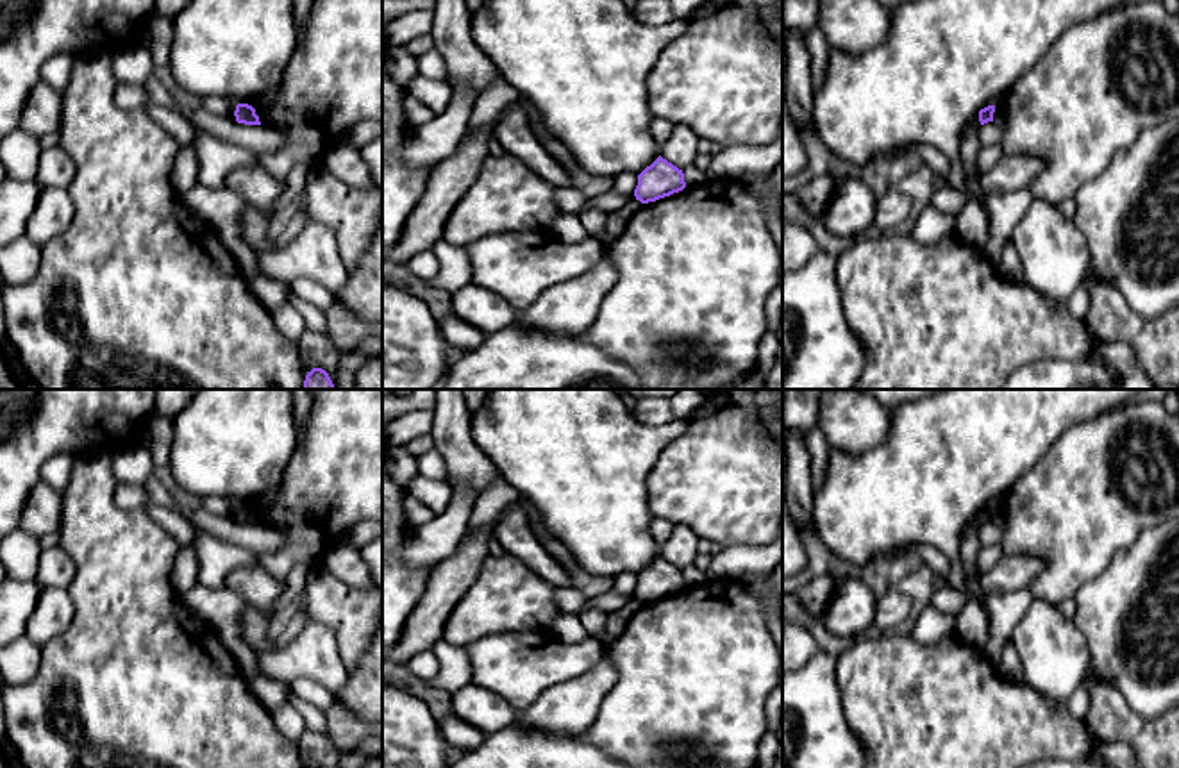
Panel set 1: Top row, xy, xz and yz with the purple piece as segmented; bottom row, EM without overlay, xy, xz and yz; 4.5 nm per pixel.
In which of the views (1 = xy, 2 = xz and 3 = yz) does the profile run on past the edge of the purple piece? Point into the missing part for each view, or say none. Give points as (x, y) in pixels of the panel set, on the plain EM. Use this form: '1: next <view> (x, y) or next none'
1: next none
2: next none
3: next none

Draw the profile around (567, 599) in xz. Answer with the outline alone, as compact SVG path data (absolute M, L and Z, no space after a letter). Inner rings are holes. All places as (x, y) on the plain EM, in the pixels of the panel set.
M556 586L554 600L561 611L575 611L579 614L588 597L572 586Z

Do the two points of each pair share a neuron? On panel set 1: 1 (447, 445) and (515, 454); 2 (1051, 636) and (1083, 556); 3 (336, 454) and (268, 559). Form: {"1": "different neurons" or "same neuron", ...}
{"1": "different neurons", "2": "different neurons", "3": "same neuron"}

